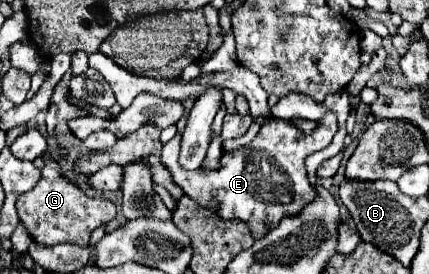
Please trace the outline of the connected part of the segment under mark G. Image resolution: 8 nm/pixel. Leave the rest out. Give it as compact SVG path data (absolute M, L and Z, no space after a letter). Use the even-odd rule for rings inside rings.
M42 154L42 160L44 168L38 186L22 196L20 220L36 244L76 244L86 248L92 230L104 222L110 222L116 216L116 204L106 198L86 196L86 192L78 184L62 174L62 166L50 154Z

